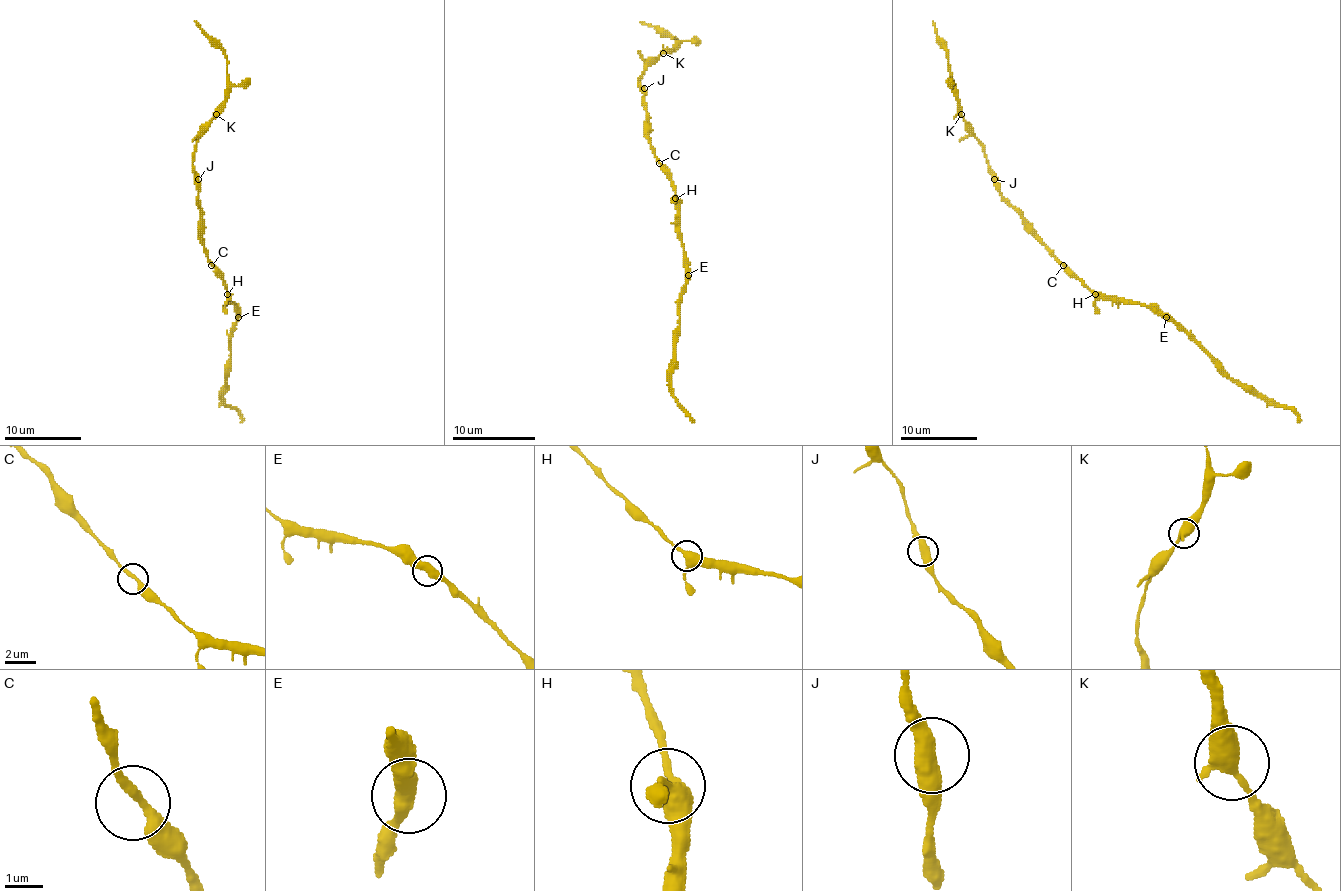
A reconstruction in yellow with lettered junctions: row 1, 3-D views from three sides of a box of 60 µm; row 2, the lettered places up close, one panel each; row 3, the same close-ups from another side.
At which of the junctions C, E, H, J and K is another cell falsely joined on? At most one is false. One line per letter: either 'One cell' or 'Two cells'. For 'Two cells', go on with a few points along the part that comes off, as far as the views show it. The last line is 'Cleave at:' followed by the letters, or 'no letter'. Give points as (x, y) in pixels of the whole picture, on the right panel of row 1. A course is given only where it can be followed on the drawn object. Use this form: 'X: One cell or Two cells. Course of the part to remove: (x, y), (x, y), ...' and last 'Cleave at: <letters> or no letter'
C: One cell
E: One cell
H: One cell
J: One cell
K: One cell
Cleave at: no letter

